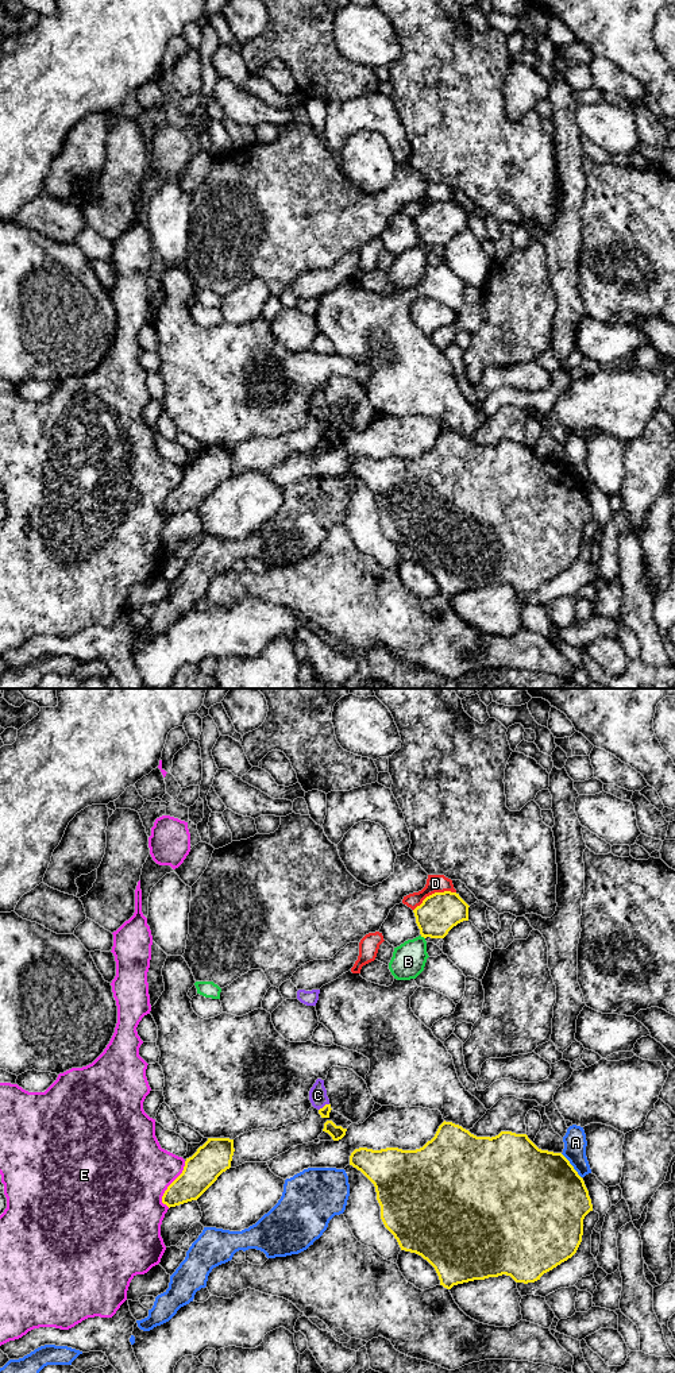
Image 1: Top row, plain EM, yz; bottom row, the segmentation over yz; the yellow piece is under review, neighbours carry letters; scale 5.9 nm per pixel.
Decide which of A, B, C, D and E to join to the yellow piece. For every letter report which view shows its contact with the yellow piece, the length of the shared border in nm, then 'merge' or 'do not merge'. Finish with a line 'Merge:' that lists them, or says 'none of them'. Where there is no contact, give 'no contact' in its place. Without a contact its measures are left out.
A: yz | 200 nm | do not merge
B: yz | 40 nm | do not merge
C: yz | 80 nm | merge
D: yz | 280 nm | do not merge
E: yz | 300 nm | do not merge
Merge: C

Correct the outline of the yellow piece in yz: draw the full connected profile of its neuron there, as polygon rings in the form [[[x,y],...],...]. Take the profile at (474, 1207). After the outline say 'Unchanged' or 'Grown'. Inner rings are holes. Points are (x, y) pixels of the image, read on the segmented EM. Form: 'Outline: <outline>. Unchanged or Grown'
Outline: [[[443,1122],[423,1148],[355,1149],[350,1165],[375,1187],[381,1219],[401,1250],[416,1253],[436,1270],[440,1285],[454,1285],[510,1276],[516,1283],[535,1283],[571,1258],[583,1235],[583,1219],[593,1211],[583,1179],[562,1153],[539,1149],[526,1134],[501,1131],[495,1137],[477,1137],[452,1122]]]. Unchanged

